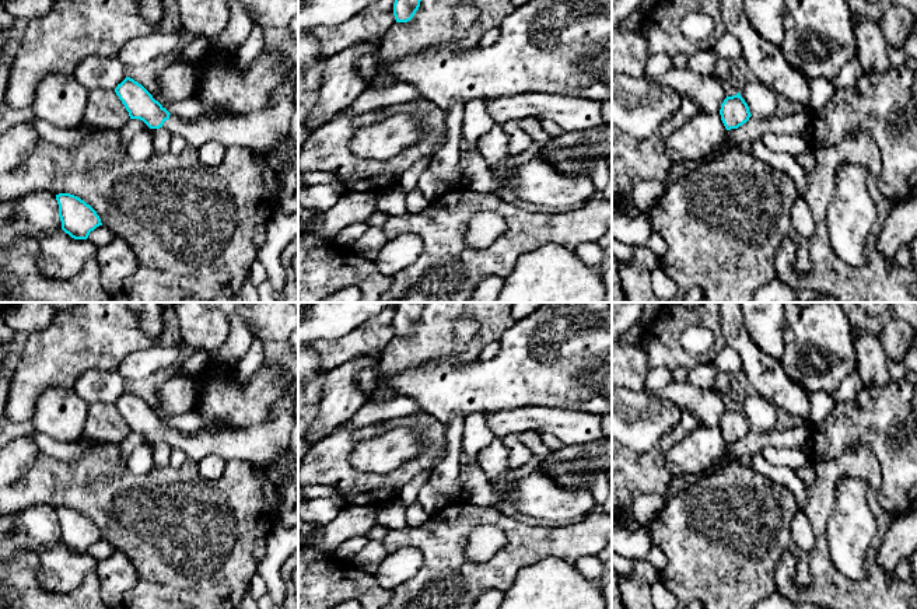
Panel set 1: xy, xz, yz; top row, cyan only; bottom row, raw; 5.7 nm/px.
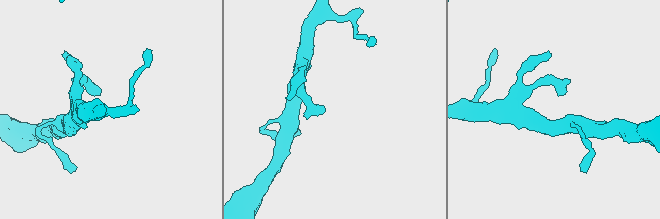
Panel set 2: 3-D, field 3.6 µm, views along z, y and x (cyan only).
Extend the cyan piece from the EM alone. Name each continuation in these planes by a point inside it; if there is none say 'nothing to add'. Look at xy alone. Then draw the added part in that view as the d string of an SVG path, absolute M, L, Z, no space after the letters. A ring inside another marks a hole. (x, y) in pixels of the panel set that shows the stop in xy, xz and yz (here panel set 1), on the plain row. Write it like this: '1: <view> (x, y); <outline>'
1: xy (259, 445); M294 379L287 393L273 405L270 416L262 423L232 431L196 434L185 434L171 427L162 442L182 451L193 462L217 455L227 462L239 459L255 468L267 468L288 448L297 398L298 381Z

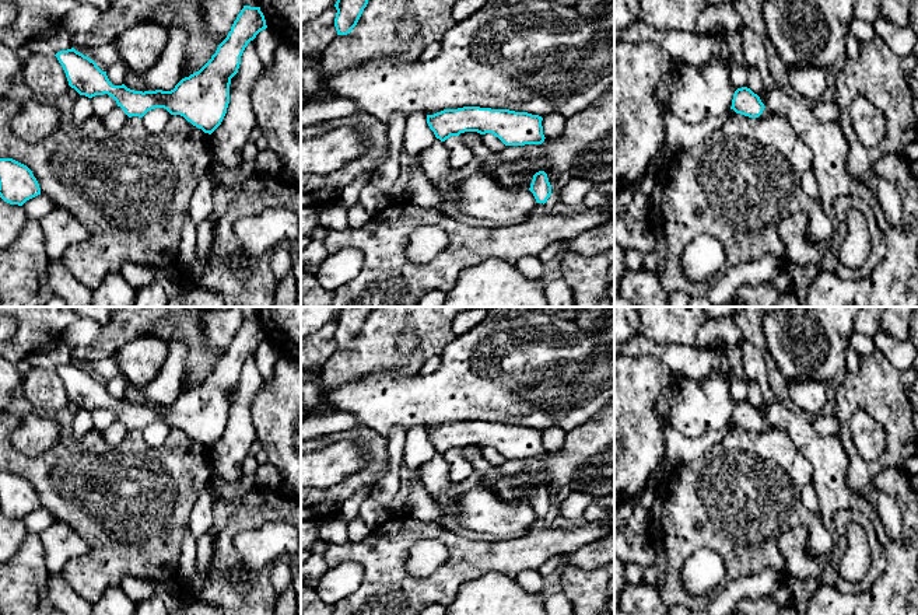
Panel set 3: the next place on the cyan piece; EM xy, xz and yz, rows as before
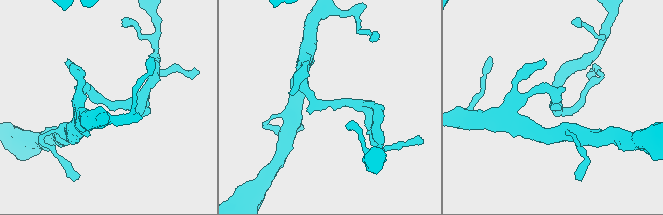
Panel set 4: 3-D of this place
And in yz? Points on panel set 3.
nothing to add

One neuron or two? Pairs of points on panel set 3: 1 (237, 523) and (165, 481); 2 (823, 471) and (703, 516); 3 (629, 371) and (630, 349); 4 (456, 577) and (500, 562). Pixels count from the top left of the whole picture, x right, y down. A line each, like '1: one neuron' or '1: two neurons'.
1: two neurons
2: two neurons
3: two neurons
4: one neuron

